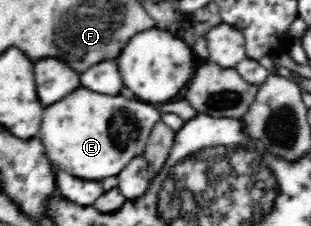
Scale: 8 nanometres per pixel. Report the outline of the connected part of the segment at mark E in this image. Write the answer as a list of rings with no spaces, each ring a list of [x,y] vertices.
[[[80,86],[44,110],[38,136],[42,138],[48,159],[60,170],[84,180],[104,180],[116,176],[136,154],[146,150],[148,134],[161,115],[160,109],[150,103],[133,101],[121,94],[100,94]]]

